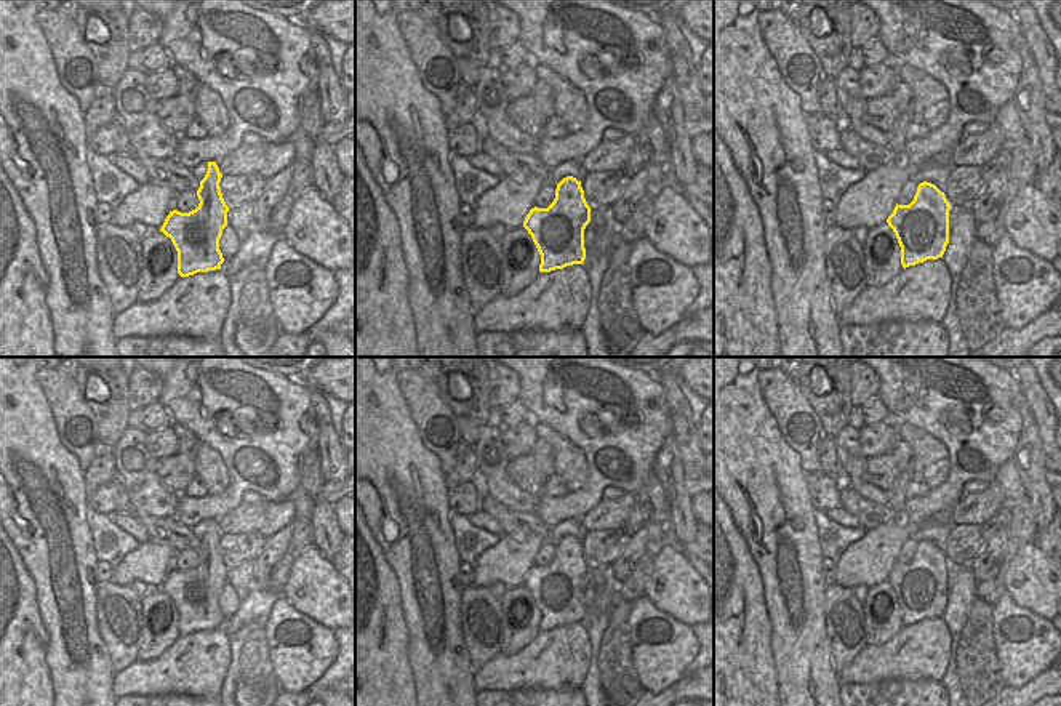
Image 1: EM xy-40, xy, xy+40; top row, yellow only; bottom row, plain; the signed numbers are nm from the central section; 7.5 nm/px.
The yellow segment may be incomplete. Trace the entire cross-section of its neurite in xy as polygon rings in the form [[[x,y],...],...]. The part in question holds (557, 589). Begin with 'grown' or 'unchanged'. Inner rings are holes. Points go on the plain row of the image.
unchanged; [[[563,536],[555,557],[547,567],[531,567],[523,586],[531,594],[539,613],[539,631],[551,631],[586,618],[584,588],[591,581],[591,565],[581,540]]]

